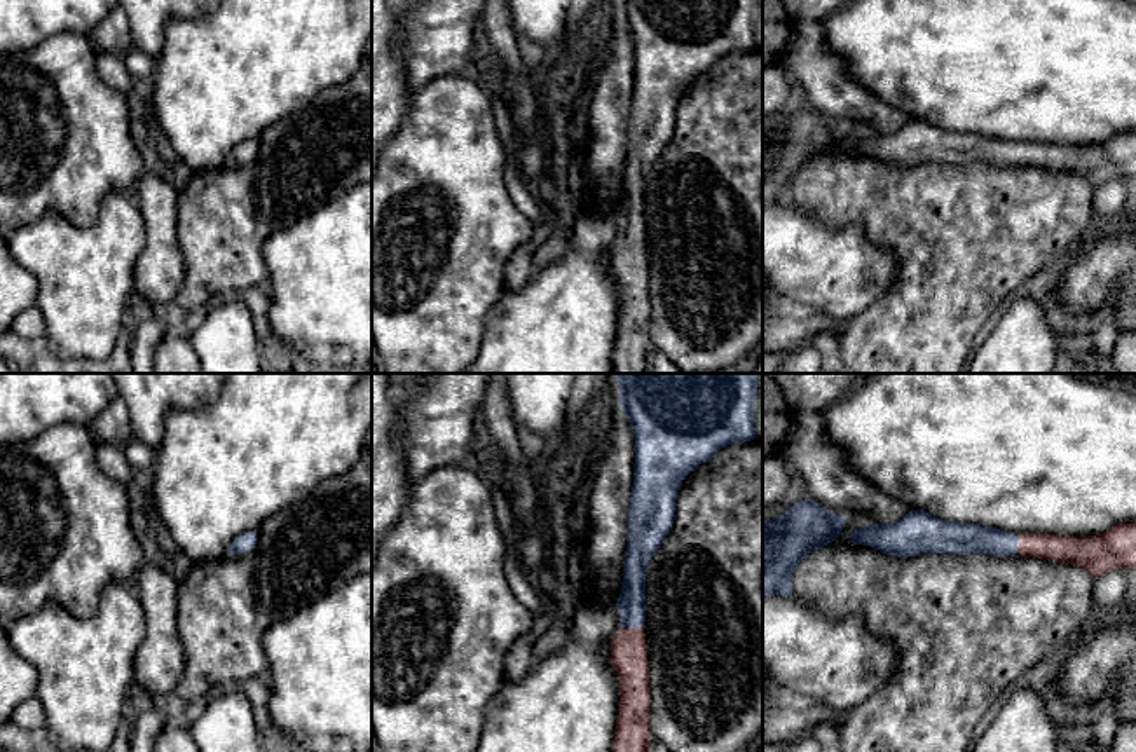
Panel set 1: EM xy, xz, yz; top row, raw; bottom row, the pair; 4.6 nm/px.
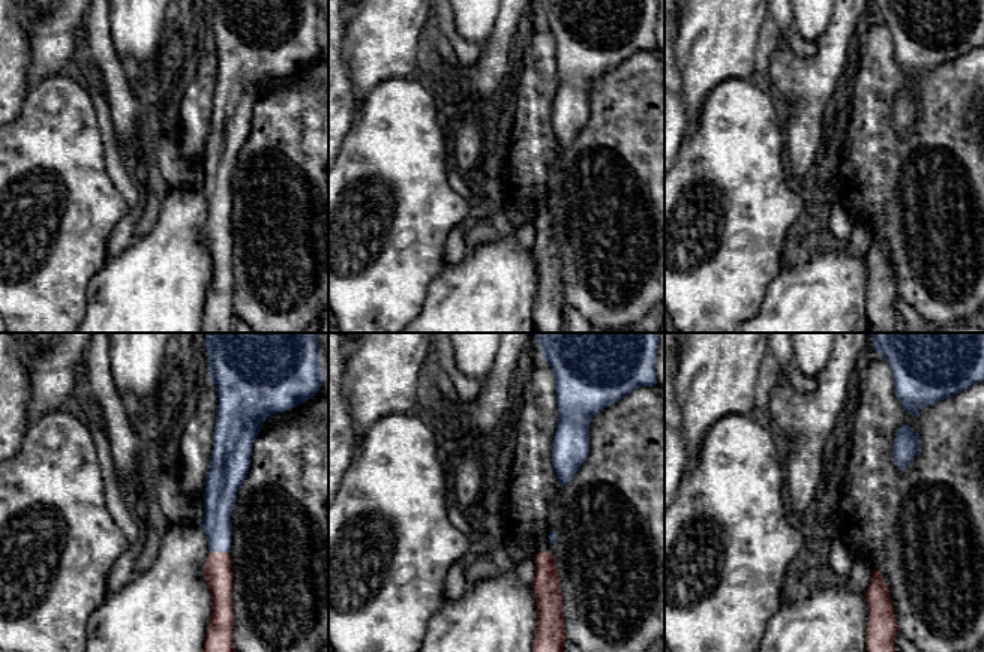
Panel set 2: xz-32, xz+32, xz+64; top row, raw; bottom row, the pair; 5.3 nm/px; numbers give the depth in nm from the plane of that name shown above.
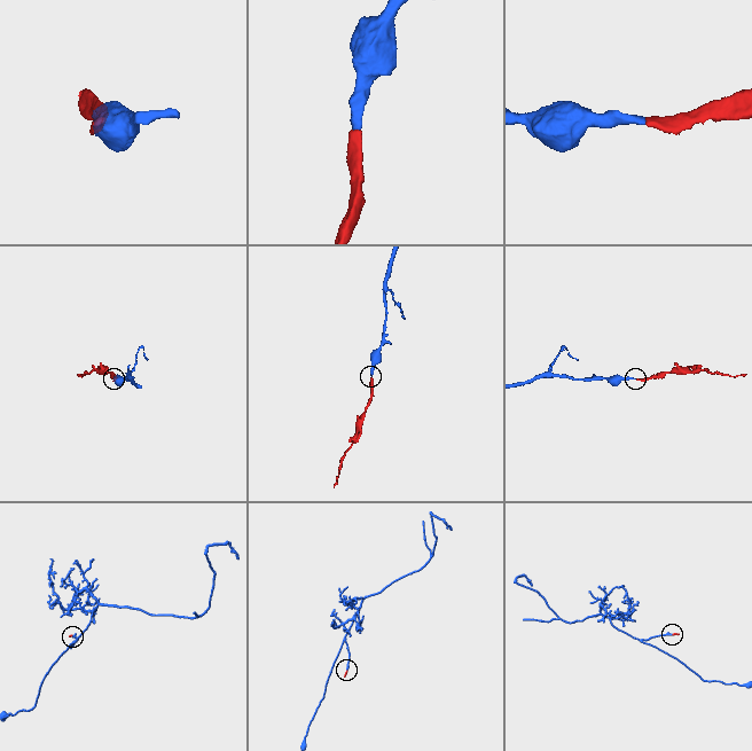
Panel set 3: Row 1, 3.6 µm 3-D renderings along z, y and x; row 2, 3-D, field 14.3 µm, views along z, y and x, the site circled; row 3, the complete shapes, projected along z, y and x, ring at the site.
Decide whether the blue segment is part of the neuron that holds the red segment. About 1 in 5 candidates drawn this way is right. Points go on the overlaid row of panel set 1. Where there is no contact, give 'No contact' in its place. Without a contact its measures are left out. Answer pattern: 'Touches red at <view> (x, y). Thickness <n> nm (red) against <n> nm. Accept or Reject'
Touches red at xz (630, 628). Thickness 180 nm (red) against 130 nm. Accept

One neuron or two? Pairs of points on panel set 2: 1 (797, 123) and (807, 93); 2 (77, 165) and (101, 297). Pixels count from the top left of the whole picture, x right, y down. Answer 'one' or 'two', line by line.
1: one
2: two

